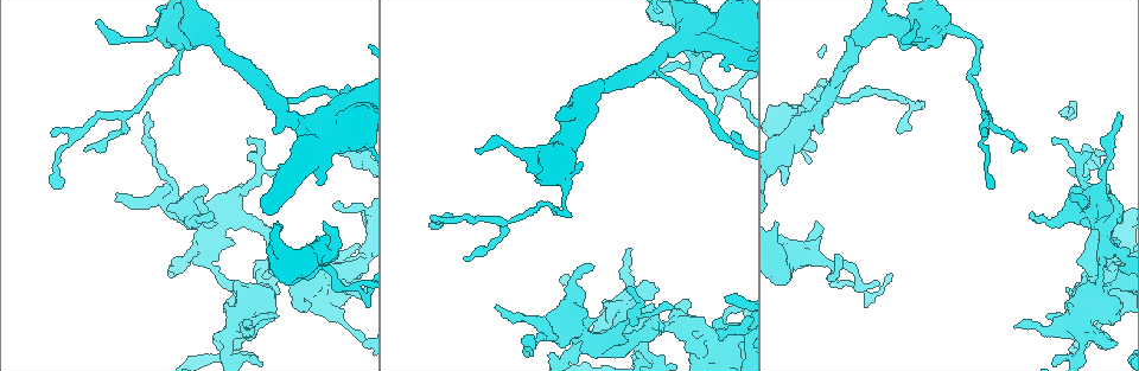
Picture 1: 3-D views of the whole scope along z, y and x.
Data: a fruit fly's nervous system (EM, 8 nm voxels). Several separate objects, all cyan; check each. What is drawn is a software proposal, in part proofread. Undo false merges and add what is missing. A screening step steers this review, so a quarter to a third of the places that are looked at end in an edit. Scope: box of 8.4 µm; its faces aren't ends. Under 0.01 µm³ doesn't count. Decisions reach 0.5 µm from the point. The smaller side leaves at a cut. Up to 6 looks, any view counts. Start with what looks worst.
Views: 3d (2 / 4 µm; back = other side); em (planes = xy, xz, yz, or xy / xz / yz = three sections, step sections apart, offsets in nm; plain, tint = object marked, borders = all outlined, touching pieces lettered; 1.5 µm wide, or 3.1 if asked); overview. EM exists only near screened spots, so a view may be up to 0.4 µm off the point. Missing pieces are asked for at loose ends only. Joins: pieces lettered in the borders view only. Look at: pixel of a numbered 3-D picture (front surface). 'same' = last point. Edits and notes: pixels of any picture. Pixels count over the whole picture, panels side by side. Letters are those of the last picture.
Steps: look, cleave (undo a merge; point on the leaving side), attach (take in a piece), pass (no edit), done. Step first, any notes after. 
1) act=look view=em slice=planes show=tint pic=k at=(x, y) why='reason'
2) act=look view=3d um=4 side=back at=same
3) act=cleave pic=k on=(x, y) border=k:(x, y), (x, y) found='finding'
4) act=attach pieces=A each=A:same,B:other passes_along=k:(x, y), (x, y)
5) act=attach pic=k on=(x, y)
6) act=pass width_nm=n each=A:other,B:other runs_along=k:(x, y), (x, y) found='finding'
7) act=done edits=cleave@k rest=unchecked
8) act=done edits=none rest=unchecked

act=look view=3d um=4 pic=1 at=(702, 53) why='free end'

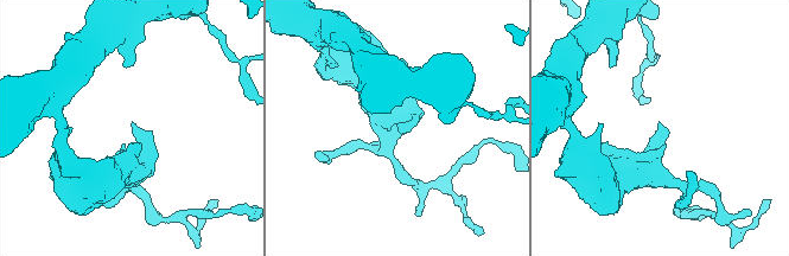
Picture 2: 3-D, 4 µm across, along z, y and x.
act=look view=em slice=yz step=4 show=borders pic=2 at=(400, 125)

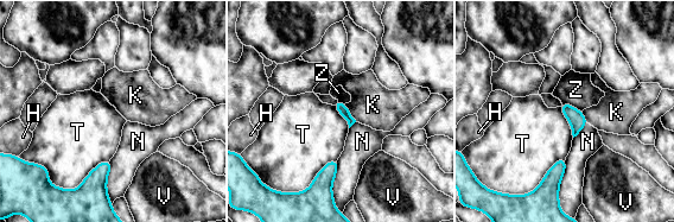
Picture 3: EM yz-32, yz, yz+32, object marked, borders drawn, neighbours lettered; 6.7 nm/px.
act=pass each=H:other,K:other,N:other,T:other,V:other,Z:other border=3:(109, 159), (102, 160), (76, 188) found='no lettered piece goes on from it'

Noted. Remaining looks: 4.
act=look view=em slice=planes show=borders pic=1 at=(270, 100)

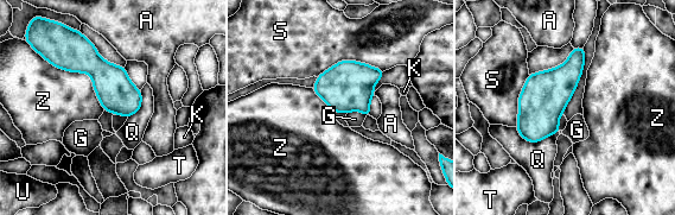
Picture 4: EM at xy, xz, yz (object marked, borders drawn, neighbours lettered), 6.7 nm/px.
act=pass width_nm=160 each=A:other,G:other,K:other,Q:other,S:other,T:other,U:other,Z:other border=4:(384, 69), (338, 61), (317, 77) found='all the same neuron'

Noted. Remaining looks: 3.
act=look view=em slice=planes show=borders pic=1 at=(499, 307)

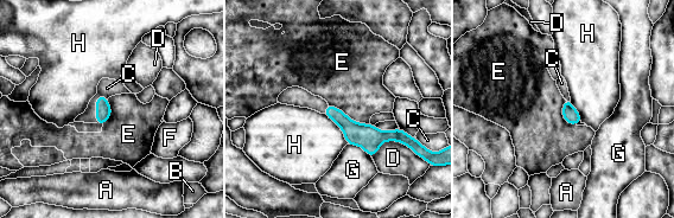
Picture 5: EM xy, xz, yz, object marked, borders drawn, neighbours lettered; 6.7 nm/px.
act=attach pieces=C longest_contact=E:320nm each=A:other,B:other,C:same,D:other,E:other,F:other,G:other,H:other found='it goes on there'

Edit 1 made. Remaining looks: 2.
act=done edits=attach@5 rest=unchecked

